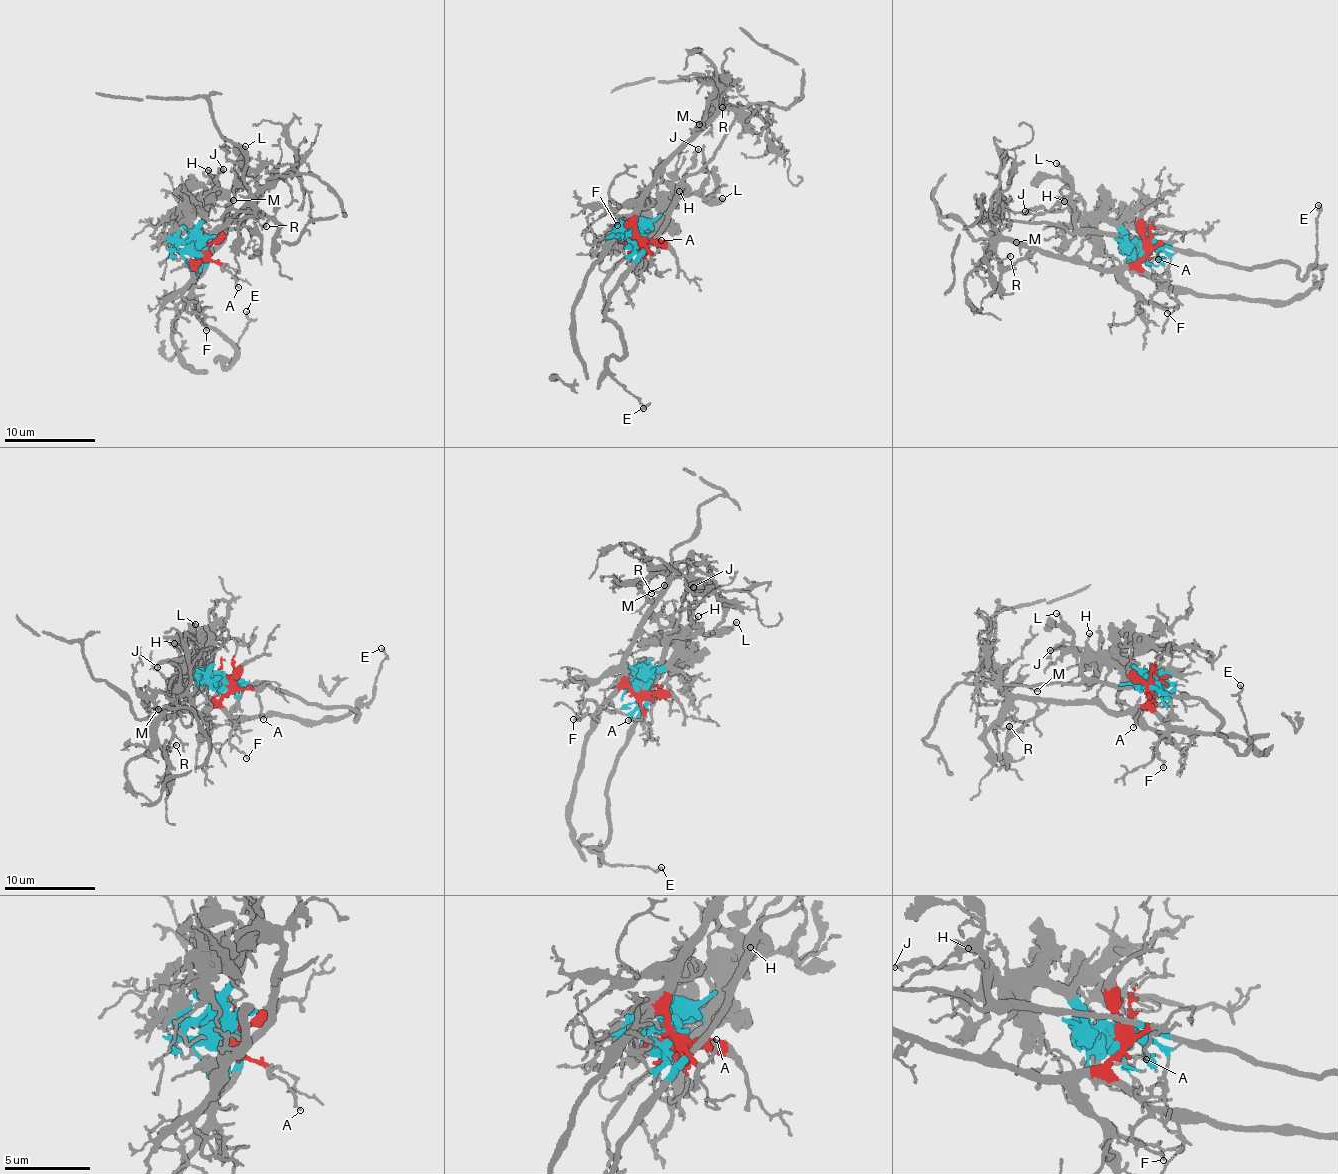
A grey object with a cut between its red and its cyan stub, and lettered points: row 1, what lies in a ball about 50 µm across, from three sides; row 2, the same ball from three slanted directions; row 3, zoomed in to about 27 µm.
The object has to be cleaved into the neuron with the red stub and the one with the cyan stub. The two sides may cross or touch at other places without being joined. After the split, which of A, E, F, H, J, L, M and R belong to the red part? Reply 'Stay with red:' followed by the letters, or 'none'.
Stay with red: A, F, M, R

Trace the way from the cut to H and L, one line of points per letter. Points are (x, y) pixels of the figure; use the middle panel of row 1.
H: (636, 237), (638, 230), (660, 218), (663, 209), (682, 193), (679, 190)
L: (636, 237), (638, 230), (657, 221), (679, 198), (692, 194), (711, 204), (723, 198)

